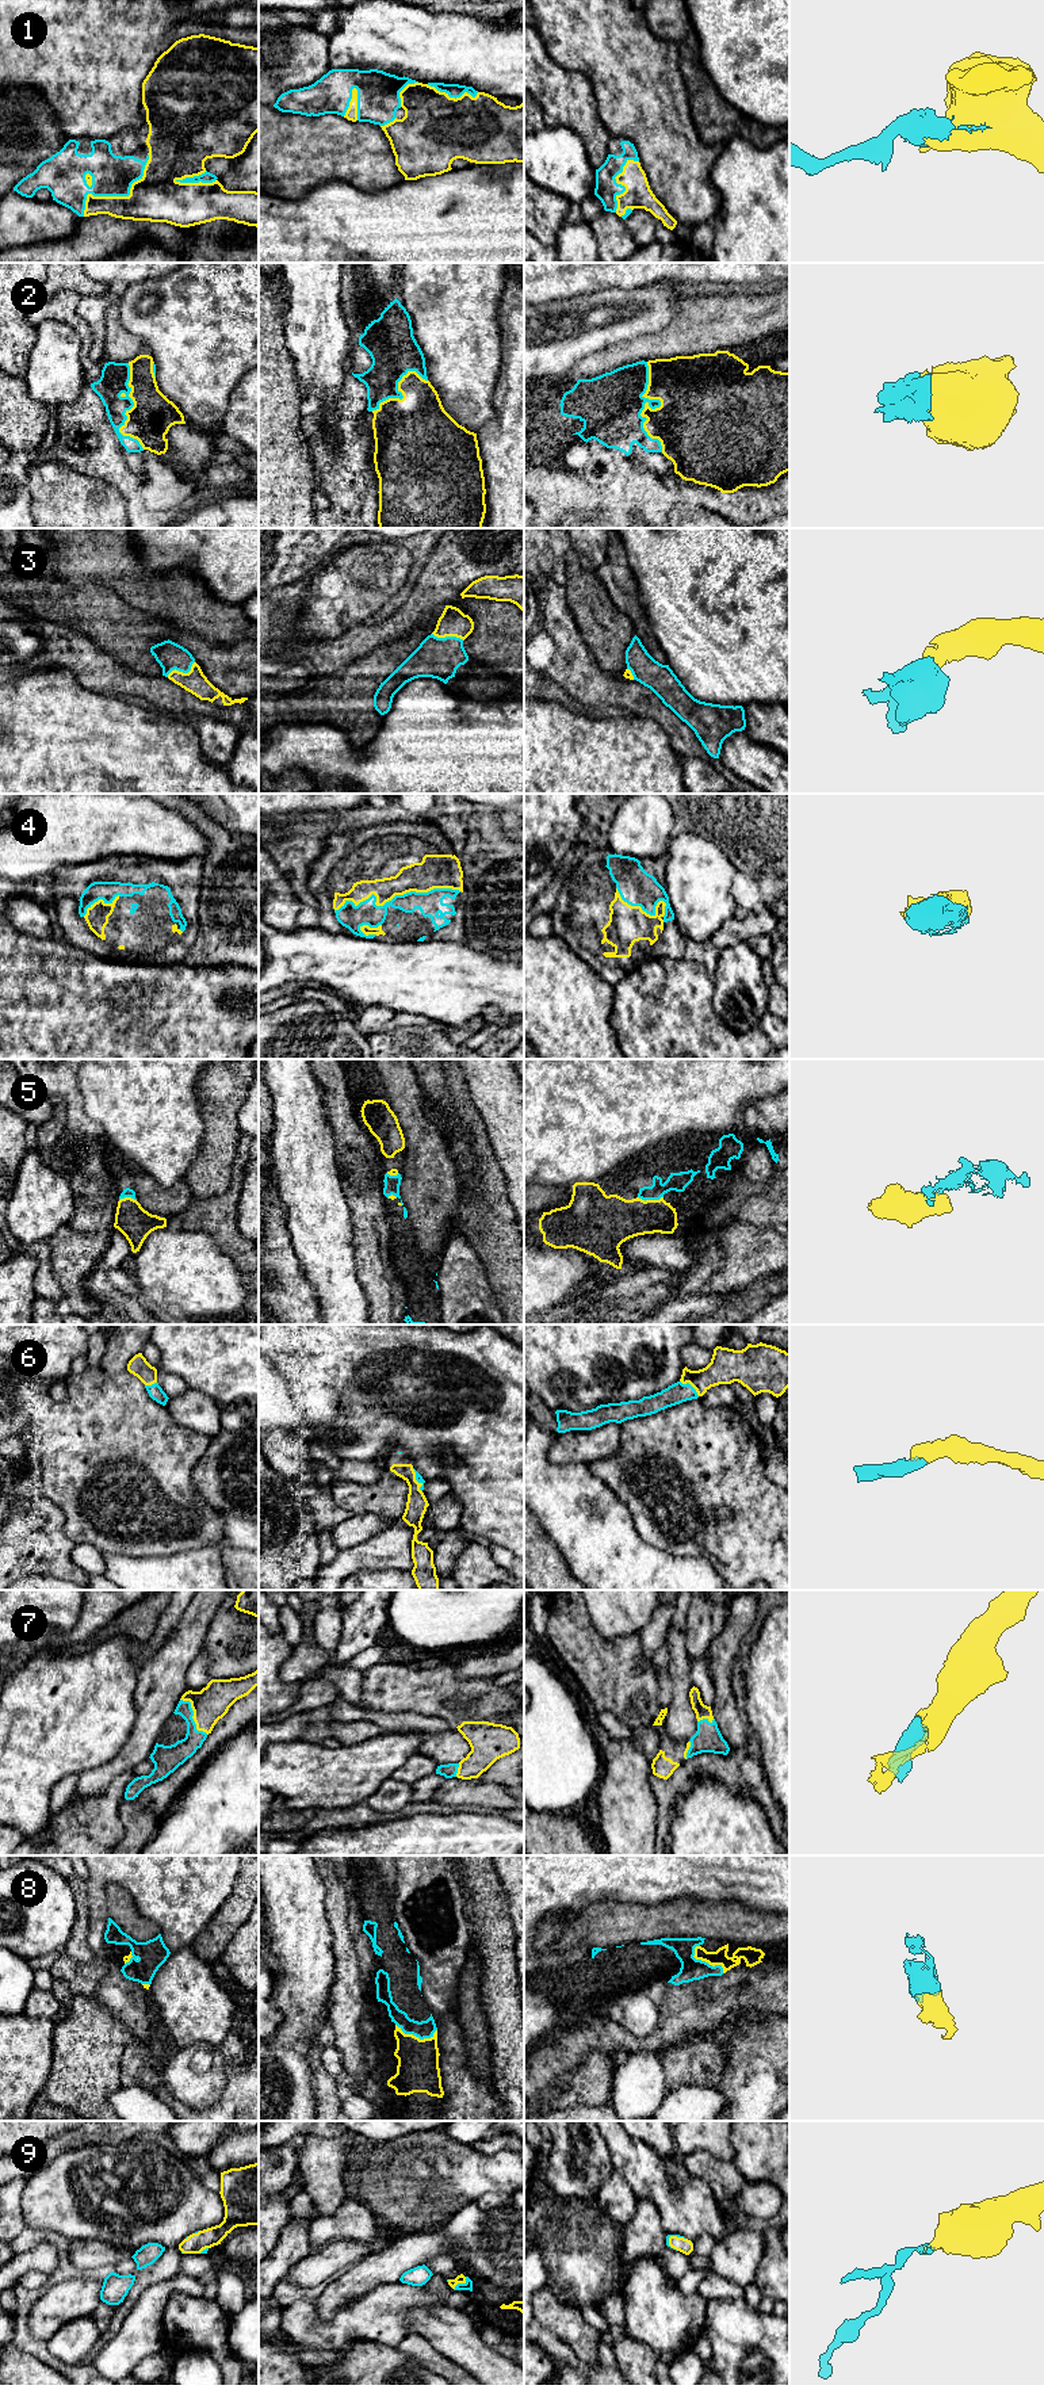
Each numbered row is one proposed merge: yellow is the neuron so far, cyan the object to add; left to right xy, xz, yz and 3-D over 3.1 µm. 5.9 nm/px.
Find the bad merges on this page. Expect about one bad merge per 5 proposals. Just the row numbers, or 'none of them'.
none of them

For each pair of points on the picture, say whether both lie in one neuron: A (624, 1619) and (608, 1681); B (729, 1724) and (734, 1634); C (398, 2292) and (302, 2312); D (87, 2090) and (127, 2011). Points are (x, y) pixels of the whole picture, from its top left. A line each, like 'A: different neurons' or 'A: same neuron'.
A: different neurons
B: same neuron
C: same neuron
D: different neurons

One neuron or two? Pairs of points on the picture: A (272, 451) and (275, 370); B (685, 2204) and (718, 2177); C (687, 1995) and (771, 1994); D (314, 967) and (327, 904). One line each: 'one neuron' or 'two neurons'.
A: one neuron
B: two neurons
C: one neuron
D: two neurons

